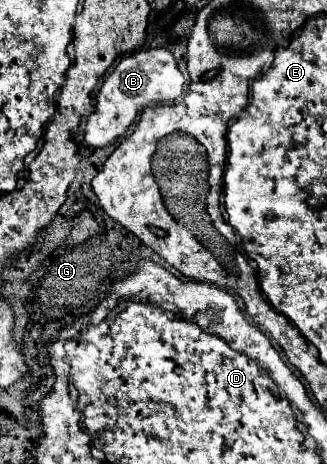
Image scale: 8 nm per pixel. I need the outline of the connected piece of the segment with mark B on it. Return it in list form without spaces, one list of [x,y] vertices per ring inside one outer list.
[[[153,48],[123,56],[115,70],[105,78],[97,94],[97,110],[89,116],[85,128],[85,142],[91,146],[107,146],[119,138],[135,120],[141,106],[153,106],[157,102],[177,100],[183,94],[185,78],[177,68],[175,56],[165,48]]]

